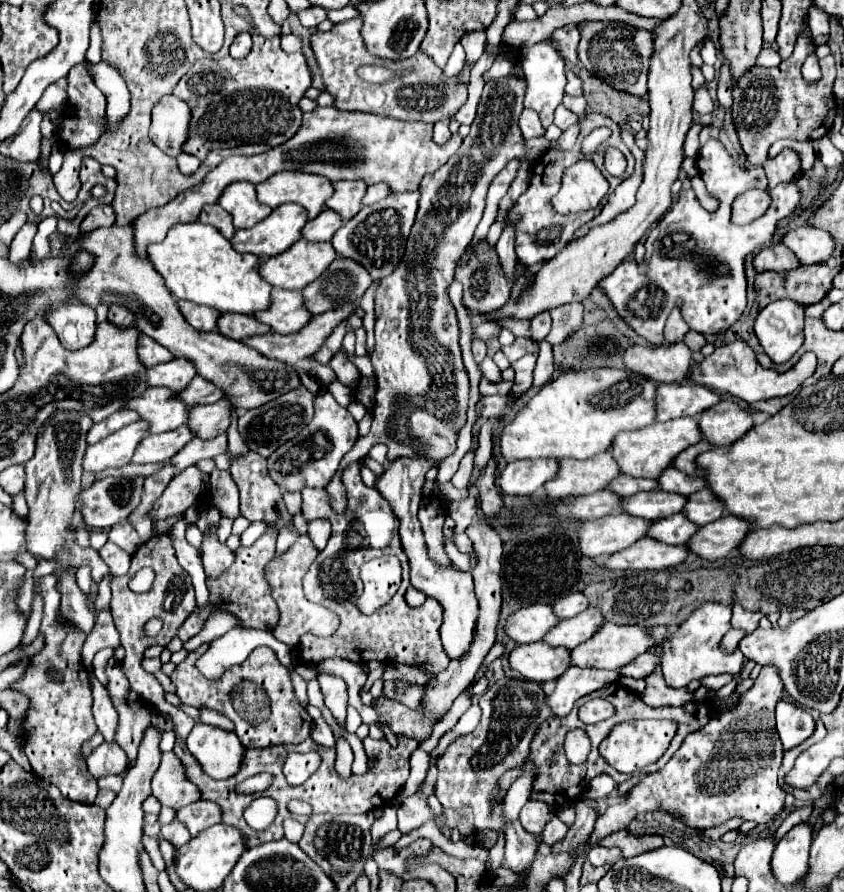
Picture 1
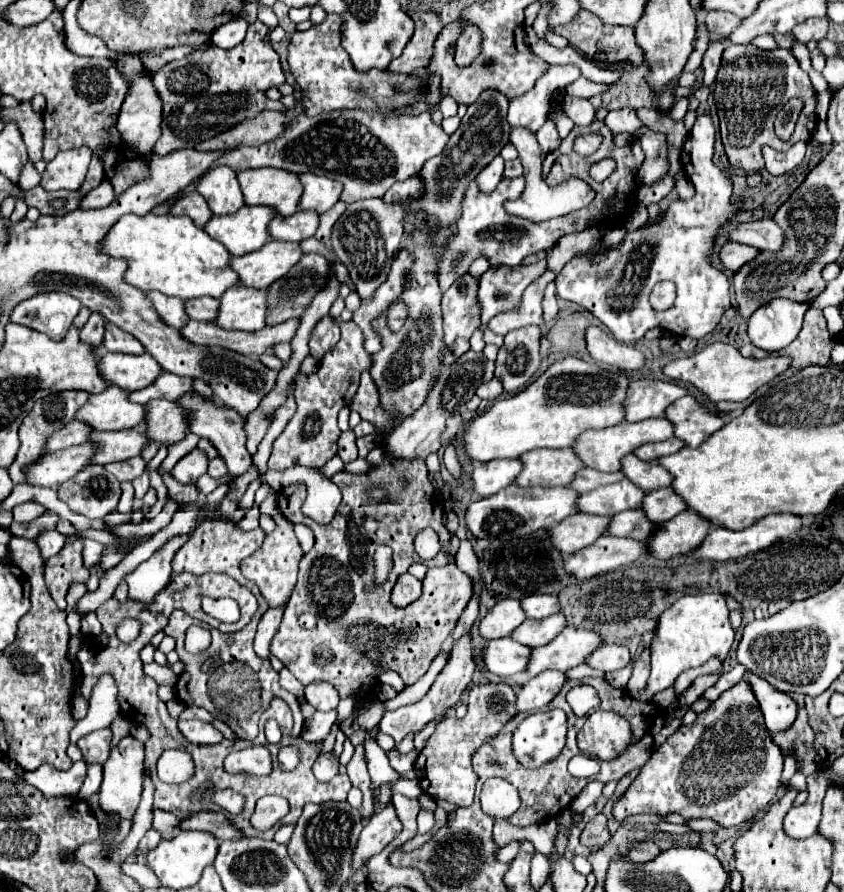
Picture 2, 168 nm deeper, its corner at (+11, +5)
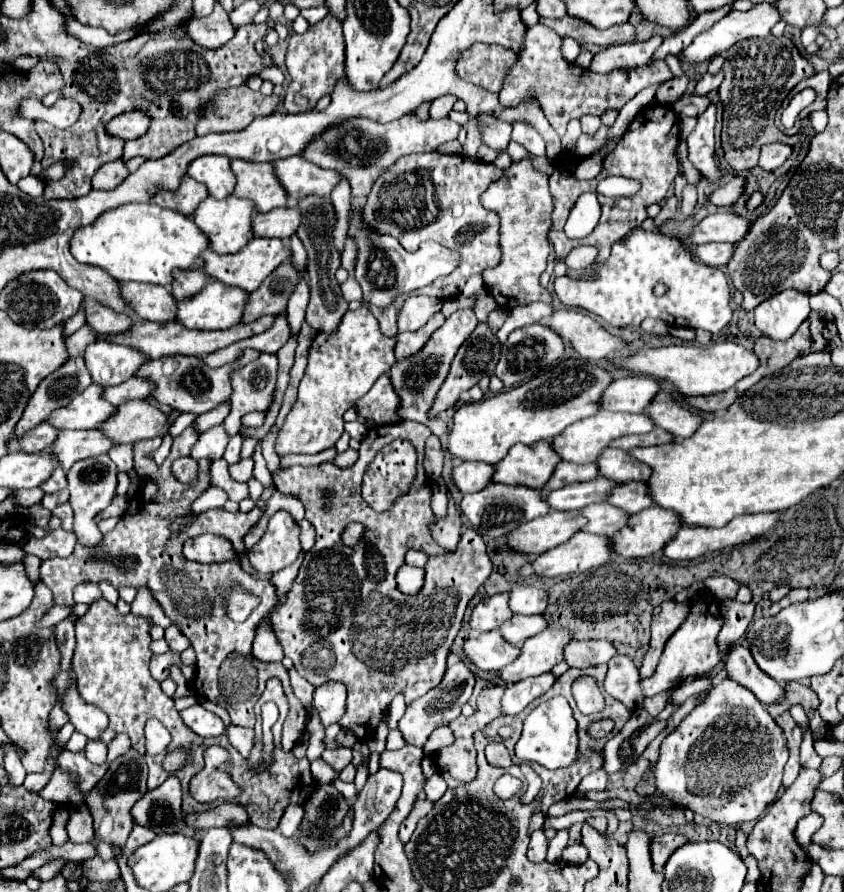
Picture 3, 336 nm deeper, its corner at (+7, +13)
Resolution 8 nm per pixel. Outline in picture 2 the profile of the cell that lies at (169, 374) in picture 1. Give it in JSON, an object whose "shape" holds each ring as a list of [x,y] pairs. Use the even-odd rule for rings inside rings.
{"shape":[[[106,352],[98,362],[98,370],[108,382],[134,392],[150,386],[160,376],[162,366],[148,352],[142,356]]]}

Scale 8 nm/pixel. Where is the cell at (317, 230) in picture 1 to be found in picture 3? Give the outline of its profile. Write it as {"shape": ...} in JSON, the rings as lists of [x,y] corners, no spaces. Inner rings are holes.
{"shape":[[[286,206],[286,208],[274,208],[266,214],[256,214],[252,218],[252,232],[258,238],[280,238],[288,240],[296,226],[300,226],[300,210]]]}

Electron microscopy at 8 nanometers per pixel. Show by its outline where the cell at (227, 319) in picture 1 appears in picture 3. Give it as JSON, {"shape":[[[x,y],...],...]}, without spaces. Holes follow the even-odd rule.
{"shape":[[[174,270],[170,284],[170,294],[180,300],[188,294],[194,294],[196,290],[204,288],[208,282],[208,276],[202,270]]]}

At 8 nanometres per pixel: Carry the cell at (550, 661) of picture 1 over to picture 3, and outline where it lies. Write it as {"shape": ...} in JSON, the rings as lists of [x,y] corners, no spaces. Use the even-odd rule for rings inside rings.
{"shape":[[[498,630],[484,632],[478,638],[472,634],[464,642],[462,650],[474,666],[486,672],[492,672],[492,670],[496,672],[502,666],[508,666],[508,662],[514,662],[516,658],[516,646],[512,646],[510,642],[504,642]]]}

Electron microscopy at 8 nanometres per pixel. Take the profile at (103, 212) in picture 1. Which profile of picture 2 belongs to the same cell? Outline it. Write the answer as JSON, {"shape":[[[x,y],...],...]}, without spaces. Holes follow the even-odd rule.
{"shape":[[[104,180],[100,186],[96,186],[94,190],[90,190],[82,198],[80,208],[84,208],[84,210],[96,210],[96,208],[104,208],[104,206],[112,204],[112,200],[114,200],[112,184],[110,184],[110,180]]]}

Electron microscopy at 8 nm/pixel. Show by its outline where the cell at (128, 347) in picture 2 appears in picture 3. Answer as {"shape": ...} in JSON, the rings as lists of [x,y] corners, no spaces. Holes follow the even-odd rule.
{"shape":[[[98,302],[92,306],[86,306],[84,312],[86,312],[86,324],[98,334],[118,334],[120,330],[132,324],[132,318],[128,314],[116,312]]]}

